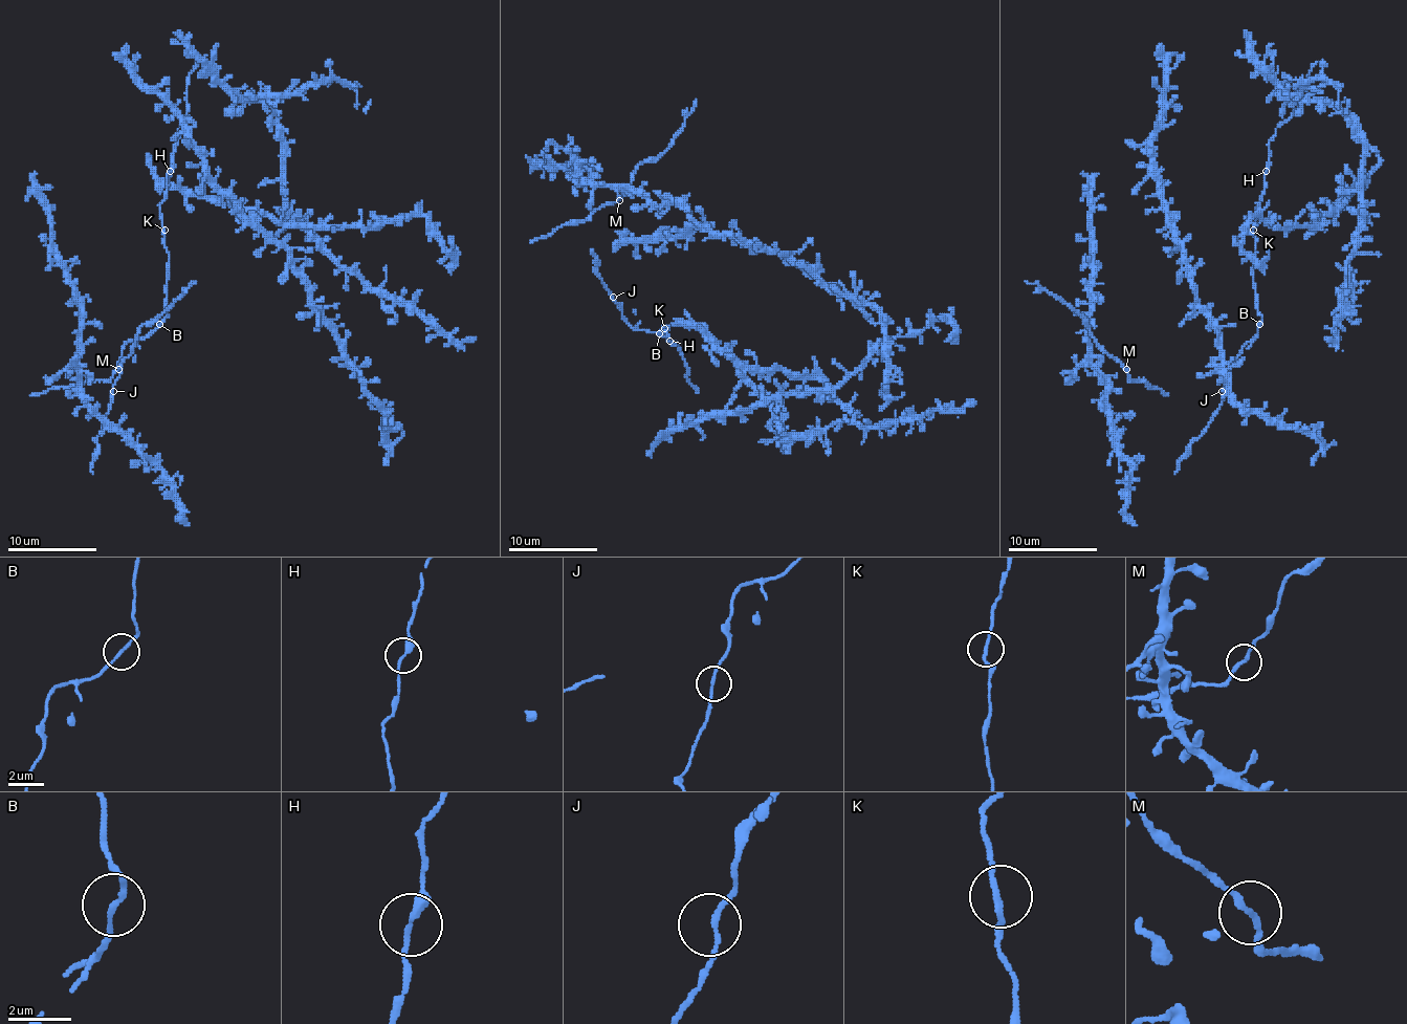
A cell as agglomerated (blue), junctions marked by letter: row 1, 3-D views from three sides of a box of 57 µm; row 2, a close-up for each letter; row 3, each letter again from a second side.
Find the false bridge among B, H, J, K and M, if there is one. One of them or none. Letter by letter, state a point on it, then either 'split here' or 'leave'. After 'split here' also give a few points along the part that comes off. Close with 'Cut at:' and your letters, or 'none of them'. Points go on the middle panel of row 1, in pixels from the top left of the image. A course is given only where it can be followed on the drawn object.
B: at (659, 333); leave
H: at (669, 341); leave
J: at (613, 297); leave
K: at (664, 328); leave
M: at (619, 200); leave
Cut at: none of them

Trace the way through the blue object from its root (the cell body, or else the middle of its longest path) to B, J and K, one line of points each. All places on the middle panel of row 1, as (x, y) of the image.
B: (678, 348), (660, 332), (664, 328), (669, 330), (666, 328), (664, 336), (660, 334)
J: (678, 348), (660, 332), (666, 328), (664, 336), (633, 328), (613, 297)
K: (678, 348), (660, 332), (664, 328)

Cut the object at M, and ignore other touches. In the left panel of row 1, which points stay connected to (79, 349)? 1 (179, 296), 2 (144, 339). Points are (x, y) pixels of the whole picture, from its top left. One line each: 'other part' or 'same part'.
1: other part
2: same part

